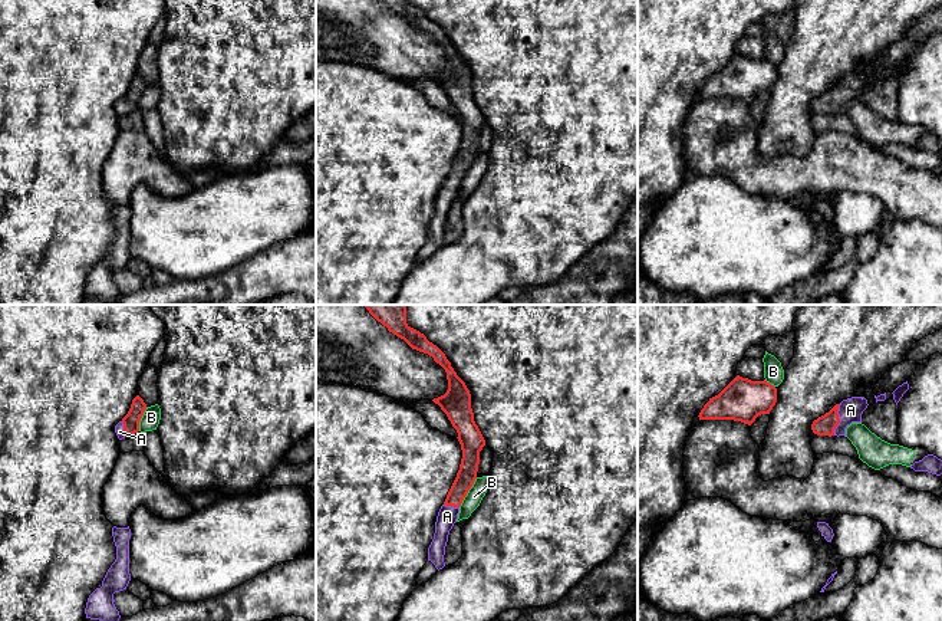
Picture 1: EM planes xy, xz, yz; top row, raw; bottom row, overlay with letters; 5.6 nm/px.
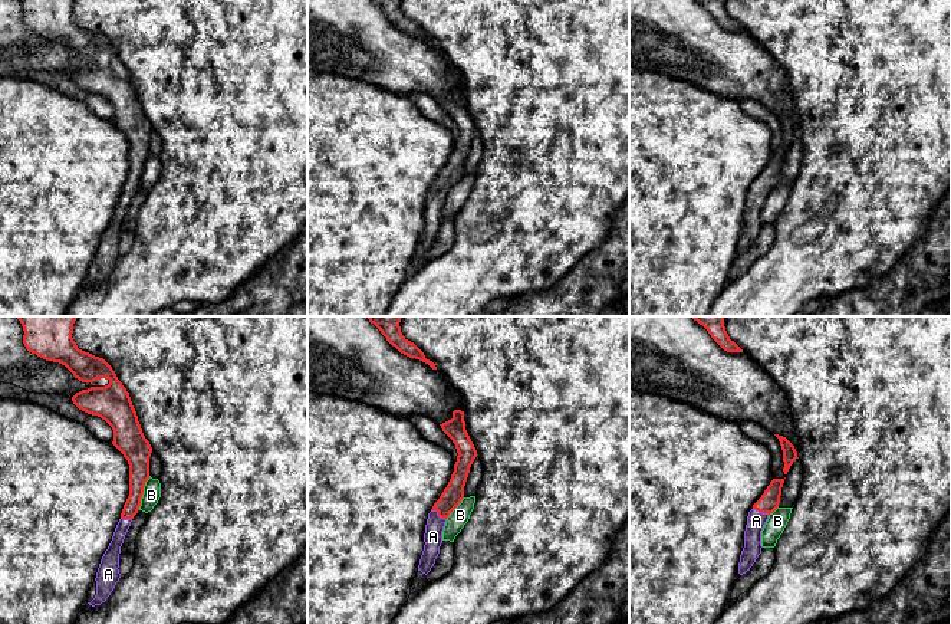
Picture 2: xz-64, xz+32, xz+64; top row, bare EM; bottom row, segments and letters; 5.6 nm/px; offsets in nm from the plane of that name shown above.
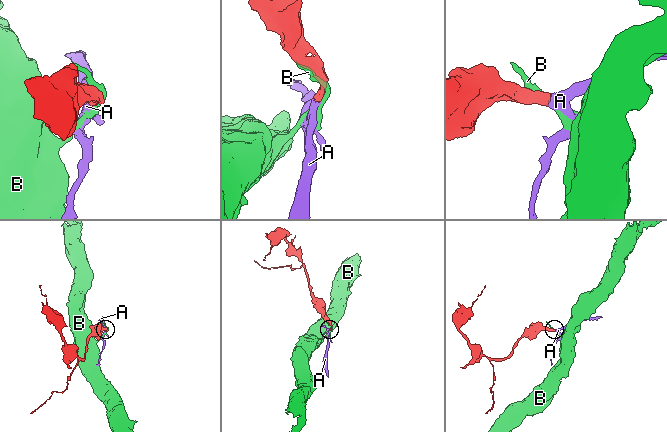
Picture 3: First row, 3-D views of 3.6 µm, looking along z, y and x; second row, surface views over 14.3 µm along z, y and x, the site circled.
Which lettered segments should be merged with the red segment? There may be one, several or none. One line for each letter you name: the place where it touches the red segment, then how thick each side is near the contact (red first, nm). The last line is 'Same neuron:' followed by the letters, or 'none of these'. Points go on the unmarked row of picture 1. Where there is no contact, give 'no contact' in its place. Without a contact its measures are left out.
A: contact yz (839, 98); calibres 110 and 140 nm
Same neuron: A

